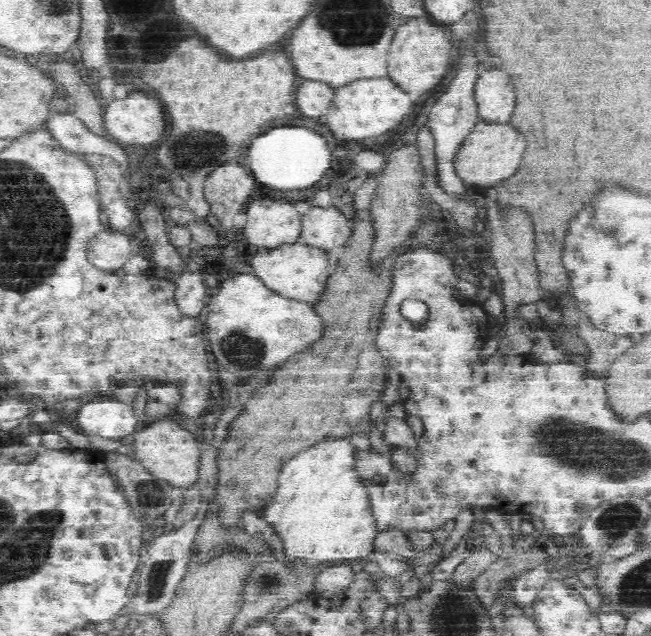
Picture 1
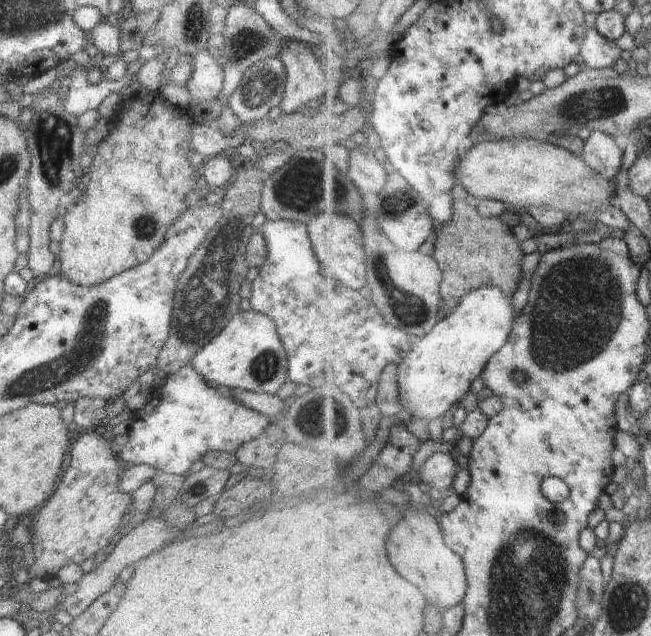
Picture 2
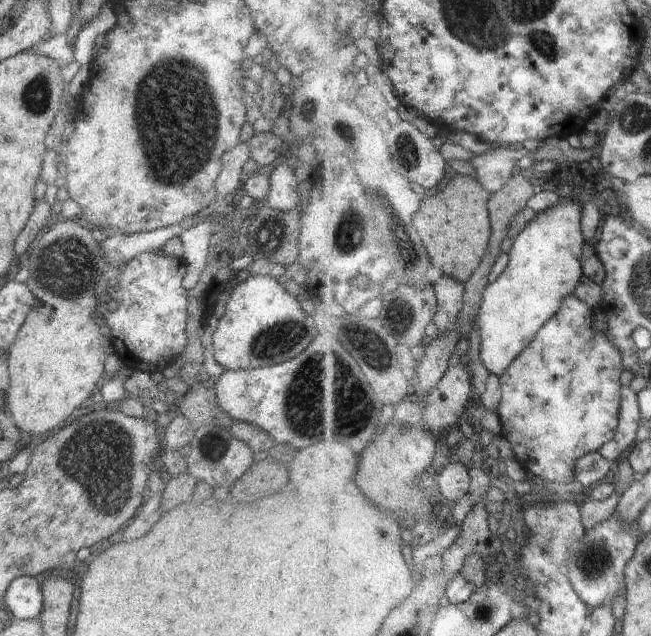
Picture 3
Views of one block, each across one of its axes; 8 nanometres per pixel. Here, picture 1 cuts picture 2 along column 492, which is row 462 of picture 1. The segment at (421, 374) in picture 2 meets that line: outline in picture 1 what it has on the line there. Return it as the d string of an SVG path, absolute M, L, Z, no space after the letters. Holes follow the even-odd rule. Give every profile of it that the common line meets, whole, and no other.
M348 438L322 440L282 466L276 502L264 516L278 529L286 556L305 557L308 565L366 559L378 533L371 491L359 473L358 448Z

